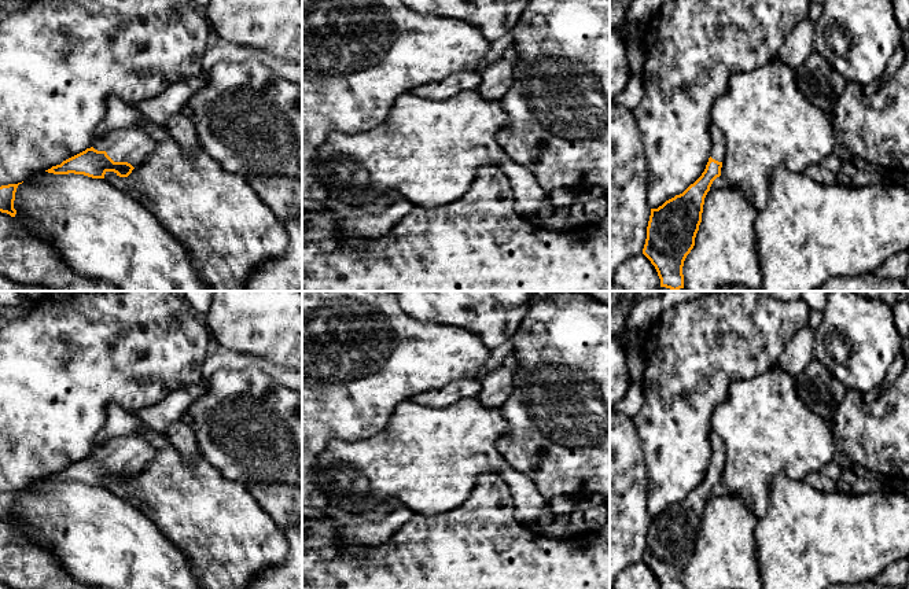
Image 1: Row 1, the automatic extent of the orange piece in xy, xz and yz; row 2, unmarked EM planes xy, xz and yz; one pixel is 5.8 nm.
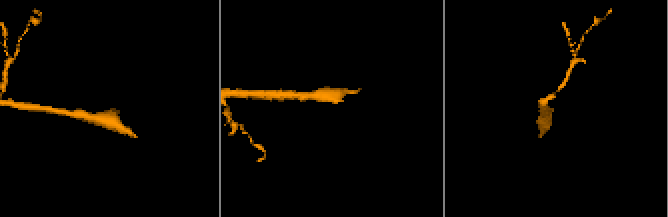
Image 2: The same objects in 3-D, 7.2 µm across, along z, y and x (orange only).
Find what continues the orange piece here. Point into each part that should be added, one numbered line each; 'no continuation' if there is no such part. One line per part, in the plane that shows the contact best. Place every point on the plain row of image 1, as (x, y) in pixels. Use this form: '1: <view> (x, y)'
1: xy (133, 452)

